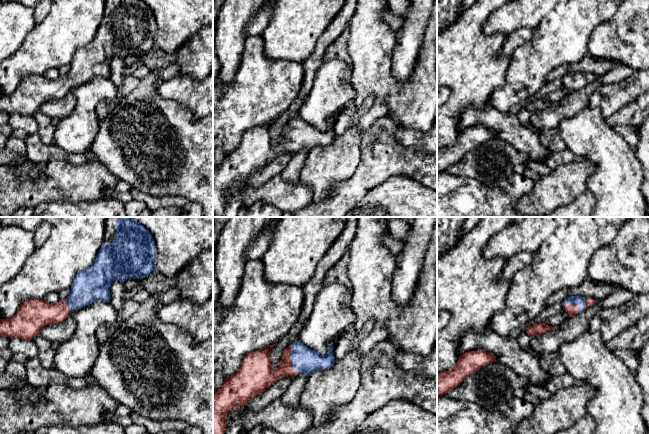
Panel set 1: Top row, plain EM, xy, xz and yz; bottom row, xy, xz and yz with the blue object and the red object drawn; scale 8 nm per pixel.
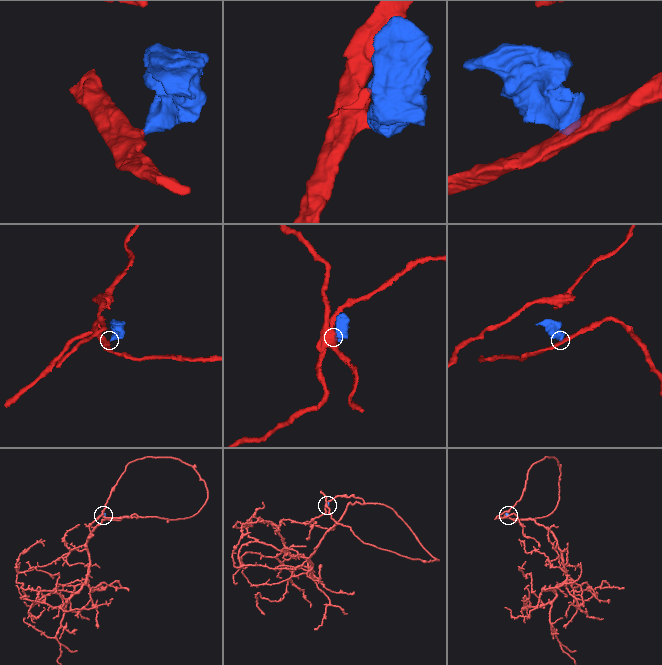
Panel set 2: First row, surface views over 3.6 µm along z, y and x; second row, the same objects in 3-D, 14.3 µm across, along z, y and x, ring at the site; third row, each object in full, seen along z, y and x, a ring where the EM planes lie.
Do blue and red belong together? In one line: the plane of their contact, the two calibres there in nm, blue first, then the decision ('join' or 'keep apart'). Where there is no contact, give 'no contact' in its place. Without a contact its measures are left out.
xz | 200/180 nm | join

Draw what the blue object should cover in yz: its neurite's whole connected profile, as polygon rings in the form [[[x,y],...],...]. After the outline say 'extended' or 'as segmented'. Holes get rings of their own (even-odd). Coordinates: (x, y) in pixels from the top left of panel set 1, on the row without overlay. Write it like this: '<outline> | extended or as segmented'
[[[569,72],[562,78],[562,81],[563,86],[572,94],[596,79],[597,77],[592,74],[586,75],[582,72]]] | extended

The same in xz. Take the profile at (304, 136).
[[[295,117],[284,125],[281,140],[277,146],[274,146],[270,135],[270,127],[275,121],[272,121],[269,125],[246,131],[237,149],[225,154],[223,161],[213,170],[213,215],[216,217],[223,216],[228,200],[226,192],[232,185],[248,181],[253,173],[261,170],[270,161],[285,152],[295,153],[300,149],[305,149],[309,153],[313,148],[331,144],[335,139],[333,122],[330,123],[327,130],[320,131],[299,117]]] | extended

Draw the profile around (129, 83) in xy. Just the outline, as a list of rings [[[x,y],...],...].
[[[132,75],[125,76],[121,85],[117,86],[117,100],[121,100],[136,88],[139,80]]]

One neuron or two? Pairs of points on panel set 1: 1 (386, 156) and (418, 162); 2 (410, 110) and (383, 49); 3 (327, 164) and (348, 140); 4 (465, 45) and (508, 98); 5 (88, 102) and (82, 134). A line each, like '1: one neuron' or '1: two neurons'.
1: one neuron
2: one neuron
3: one neuron
4: two neurons
5: one neuron

